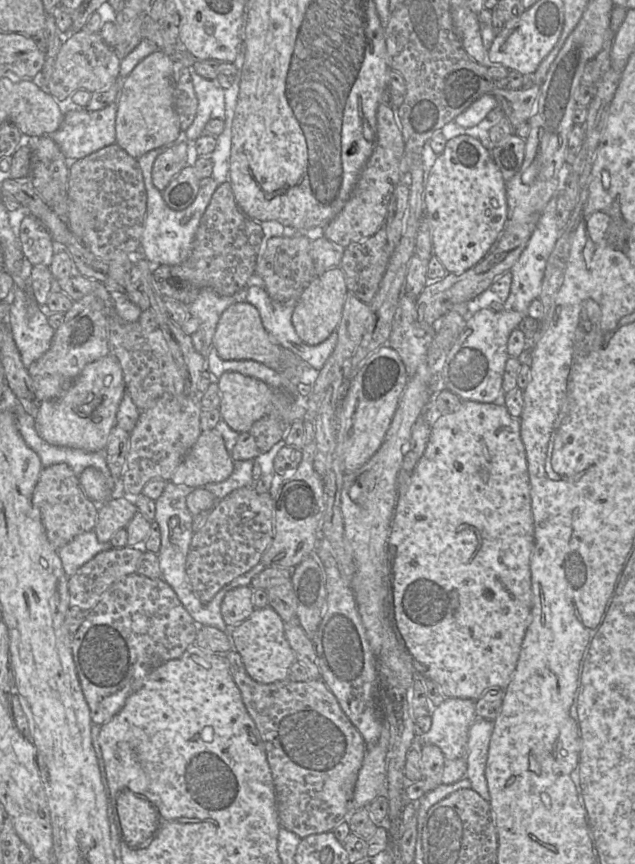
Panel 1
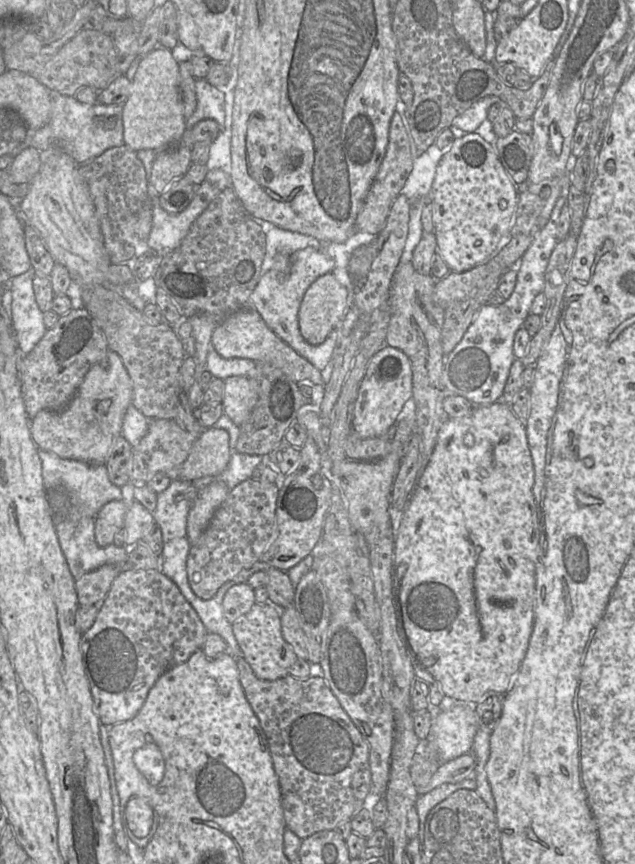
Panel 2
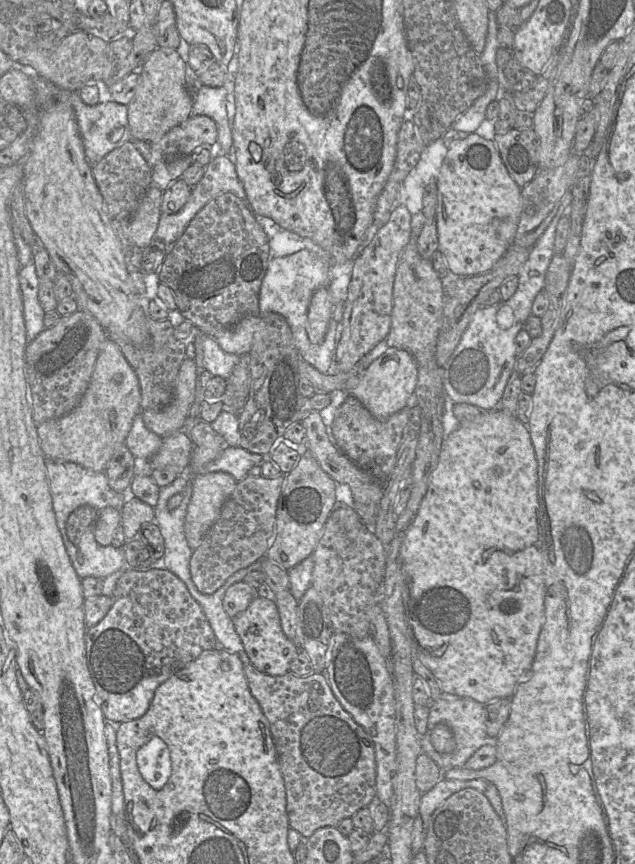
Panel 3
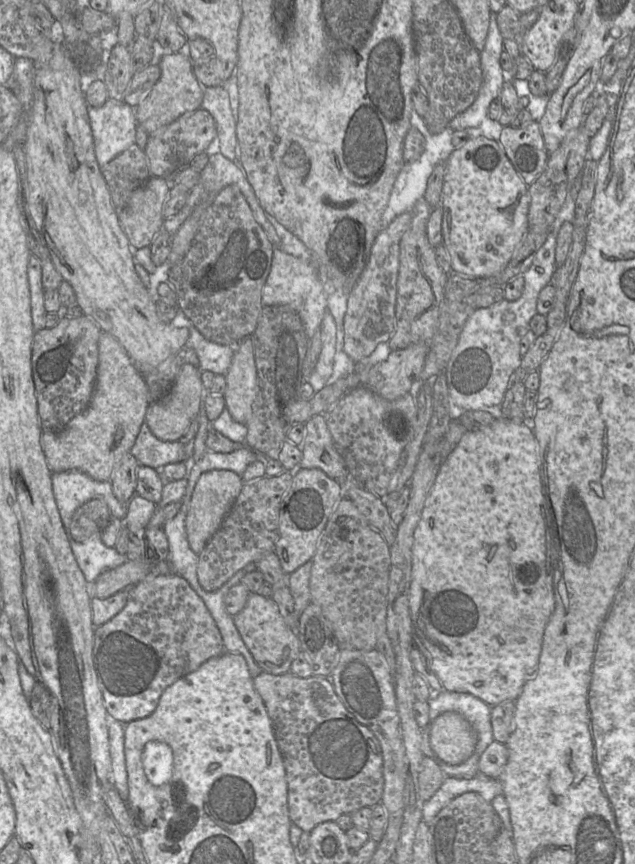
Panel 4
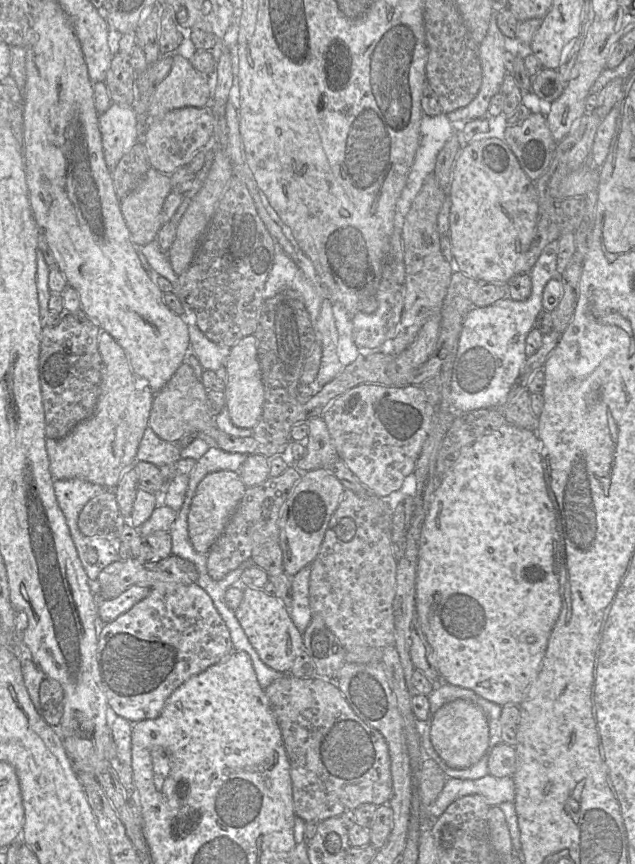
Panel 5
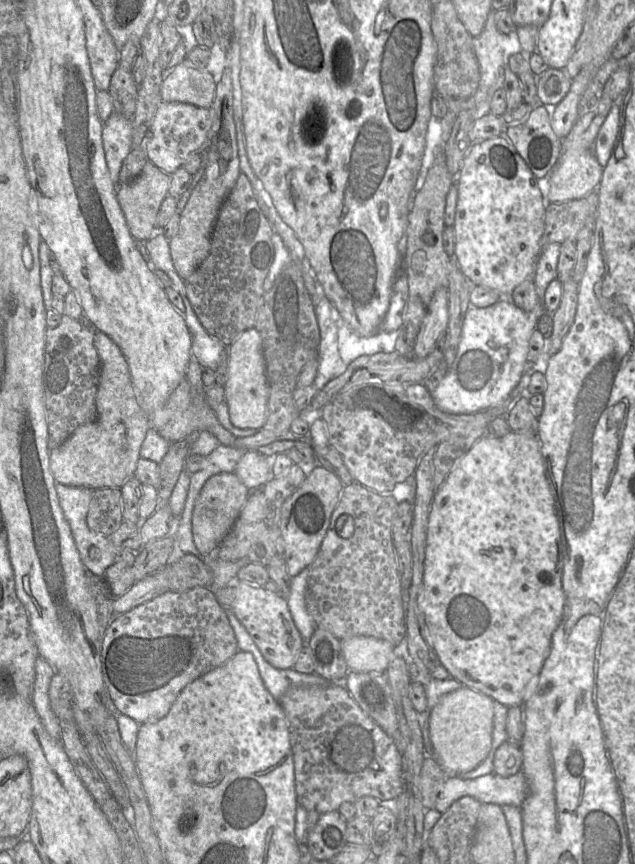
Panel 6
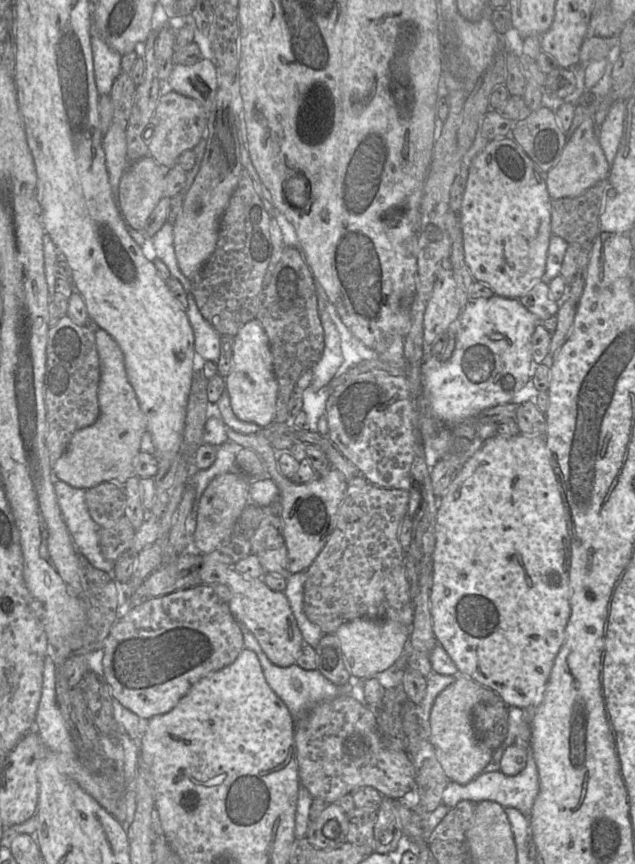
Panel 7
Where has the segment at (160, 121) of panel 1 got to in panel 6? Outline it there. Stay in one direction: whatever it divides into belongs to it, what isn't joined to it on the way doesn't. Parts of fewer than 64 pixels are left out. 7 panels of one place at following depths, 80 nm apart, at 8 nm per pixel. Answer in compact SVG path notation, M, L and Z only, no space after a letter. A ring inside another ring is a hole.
M181 62L164 77L160 88L161 99L164 102L183 102L210 109L216 84L206 69L186 66Z

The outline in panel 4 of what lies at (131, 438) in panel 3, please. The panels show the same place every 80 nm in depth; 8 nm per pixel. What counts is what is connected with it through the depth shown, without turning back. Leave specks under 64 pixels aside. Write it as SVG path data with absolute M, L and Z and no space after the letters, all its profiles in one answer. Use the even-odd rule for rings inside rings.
M144 422L130 453L139 465L156 469L176 462L191 463L192 443L160 440L151 433Z

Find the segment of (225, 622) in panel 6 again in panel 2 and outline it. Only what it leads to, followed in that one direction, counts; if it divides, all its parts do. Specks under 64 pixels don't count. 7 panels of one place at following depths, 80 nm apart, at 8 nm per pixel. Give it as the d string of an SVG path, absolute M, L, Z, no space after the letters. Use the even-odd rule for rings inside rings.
M122 569L98 607L95 622L81 635L80 649L94 713L100 724L115 725L136 716L158 678L201 650L208 632L178 586L160 570Z

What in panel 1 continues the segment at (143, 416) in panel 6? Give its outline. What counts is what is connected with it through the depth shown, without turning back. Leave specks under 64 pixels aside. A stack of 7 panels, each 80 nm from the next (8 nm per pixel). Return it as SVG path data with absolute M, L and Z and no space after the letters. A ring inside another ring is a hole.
M108 353L108 356L87 364L62 397L39 403L34 418L35 429L49 444L103 452L110 432L117 424L116 414L125 392L121 366L116 357Z

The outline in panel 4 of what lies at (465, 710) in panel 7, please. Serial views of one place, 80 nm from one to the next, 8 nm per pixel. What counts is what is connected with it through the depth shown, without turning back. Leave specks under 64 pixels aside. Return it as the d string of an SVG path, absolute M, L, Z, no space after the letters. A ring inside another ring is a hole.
M459 713L440 714L430 723L429 733L433 751L448 764L461 764L474 753L477 735Z

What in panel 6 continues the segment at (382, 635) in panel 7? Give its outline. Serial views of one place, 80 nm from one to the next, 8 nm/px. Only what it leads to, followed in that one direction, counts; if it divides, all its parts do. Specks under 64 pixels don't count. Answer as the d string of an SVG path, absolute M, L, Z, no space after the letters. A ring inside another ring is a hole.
M357 636L340 640L349 672L385 672L396 655L396 647L386 640Z

